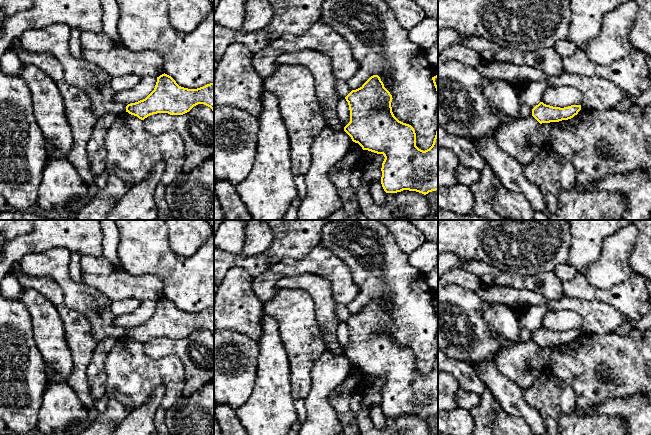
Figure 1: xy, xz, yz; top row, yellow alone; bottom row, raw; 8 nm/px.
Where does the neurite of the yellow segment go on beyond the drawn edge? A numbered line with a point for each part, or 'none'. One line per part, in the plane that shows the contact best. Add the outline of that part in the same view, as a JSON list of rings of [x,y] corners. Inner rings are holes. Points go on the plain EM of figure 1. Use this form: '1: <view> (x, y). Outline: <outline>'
none

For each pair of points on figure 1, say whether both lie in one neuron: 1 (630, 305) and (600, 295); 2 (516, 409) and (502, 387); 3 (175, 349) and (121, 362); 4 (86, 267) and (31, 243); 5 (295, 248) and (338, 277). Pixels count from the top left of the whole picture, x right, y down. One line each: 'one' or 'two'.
1: one
2: one
3: two
4: two
5: two

